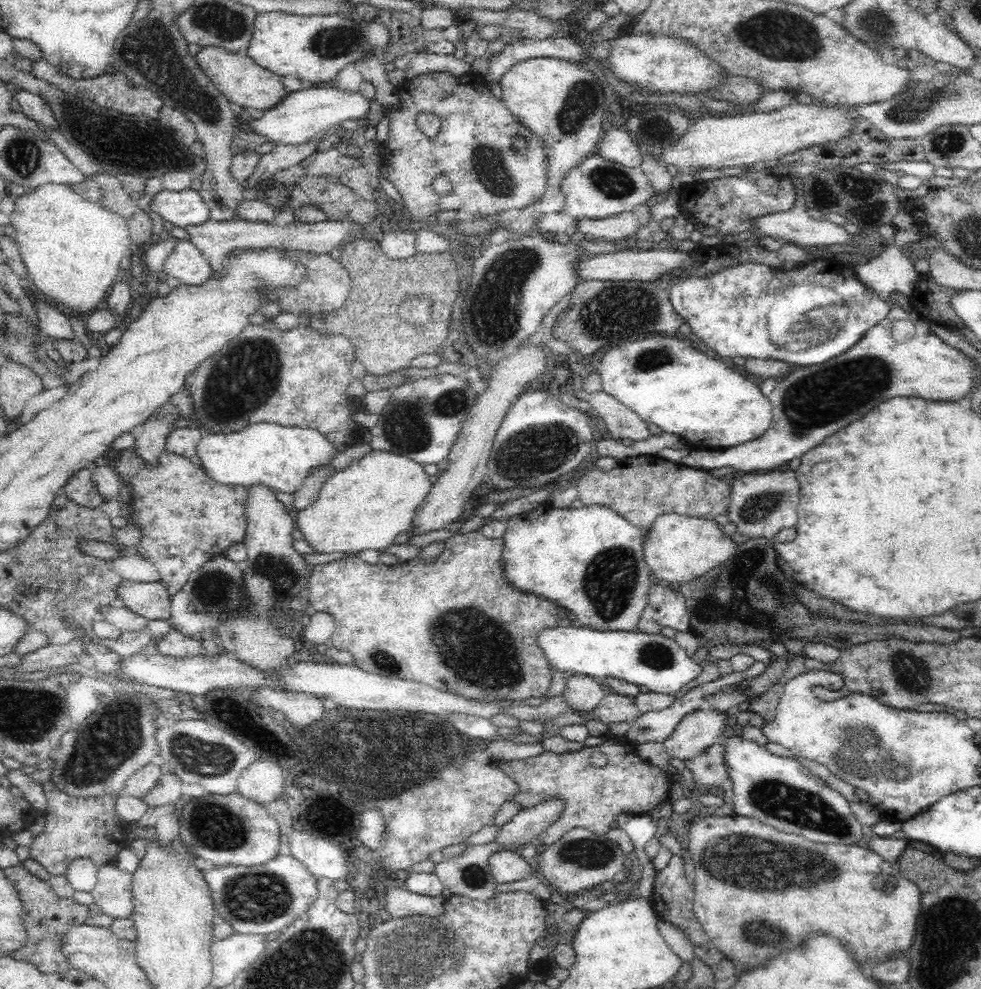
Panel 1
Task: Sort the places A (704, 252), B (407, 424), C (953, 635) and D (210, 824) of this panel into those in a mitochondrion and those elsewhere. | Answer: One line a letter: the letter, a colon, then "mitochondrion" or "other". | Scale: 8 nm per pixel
A: other
B: mitochondrion
C: other
D: mitochondrion

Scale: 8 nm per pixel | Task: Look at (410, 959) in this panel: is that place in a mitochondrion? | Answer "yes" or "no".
yes

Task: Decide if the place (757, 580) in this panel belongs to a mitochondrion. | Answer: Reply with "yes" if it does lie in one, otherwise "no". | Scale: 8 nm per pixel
no

